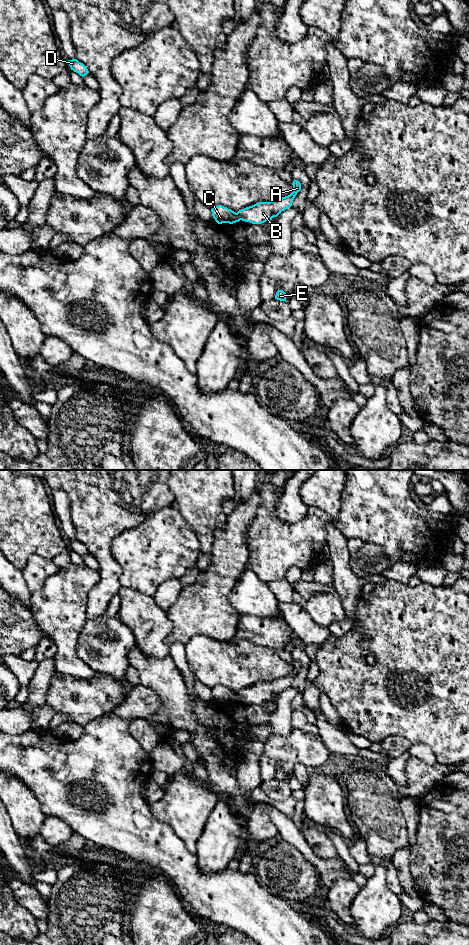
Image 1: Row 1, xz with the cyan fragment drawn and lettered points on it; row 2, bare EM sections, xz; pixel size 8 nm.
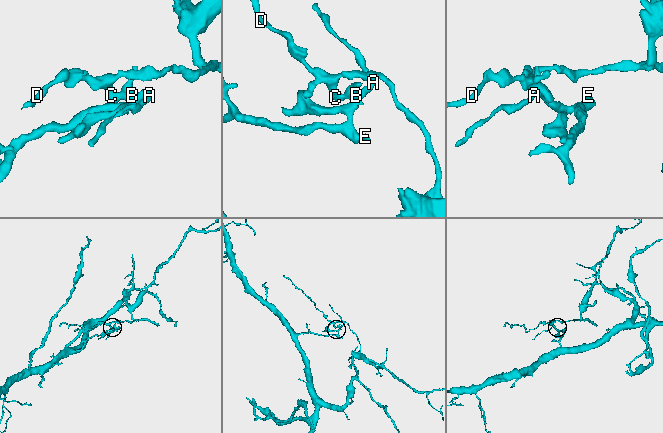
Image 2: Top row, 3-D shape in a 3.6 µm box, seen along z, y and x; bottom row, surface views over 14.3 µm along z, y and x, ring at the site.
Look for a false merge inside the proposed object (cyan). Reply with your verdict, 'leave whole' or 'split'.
split

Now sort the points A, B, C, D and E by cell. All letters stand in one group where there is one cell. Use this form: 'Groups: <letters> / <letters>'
Groups: A B E / C D

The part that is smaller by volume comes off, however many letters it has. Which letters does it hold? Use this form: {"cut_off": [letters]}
{"cut_off": ["C", "D"]}

